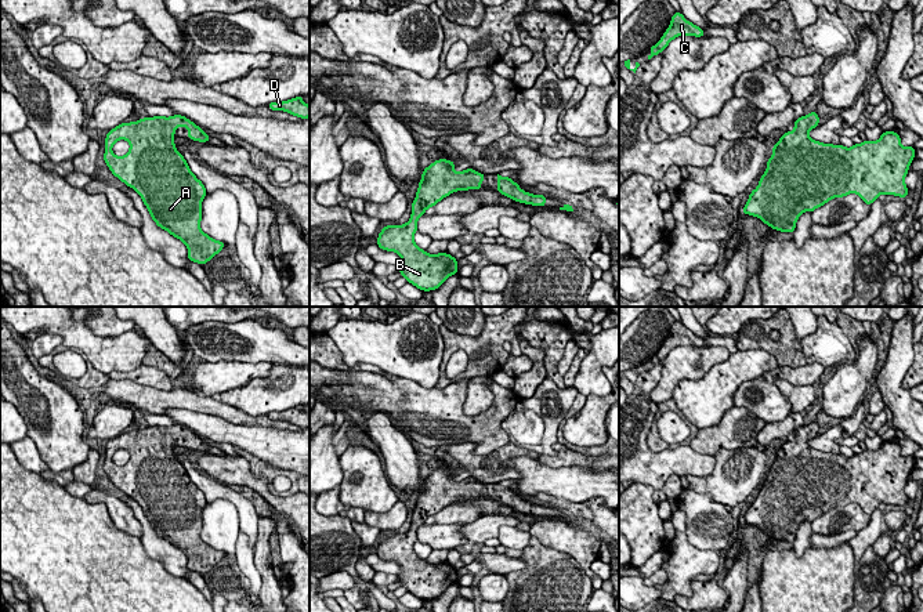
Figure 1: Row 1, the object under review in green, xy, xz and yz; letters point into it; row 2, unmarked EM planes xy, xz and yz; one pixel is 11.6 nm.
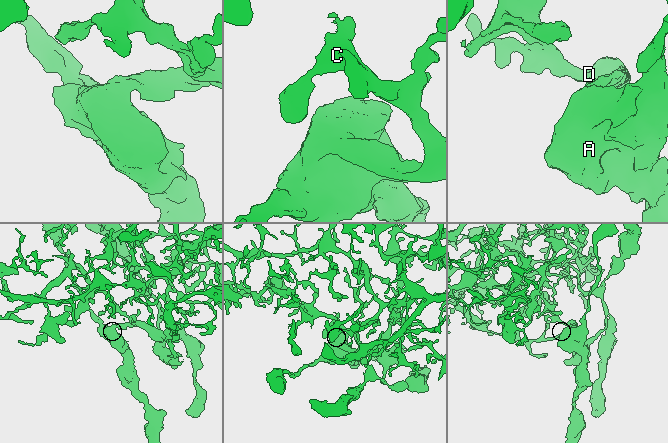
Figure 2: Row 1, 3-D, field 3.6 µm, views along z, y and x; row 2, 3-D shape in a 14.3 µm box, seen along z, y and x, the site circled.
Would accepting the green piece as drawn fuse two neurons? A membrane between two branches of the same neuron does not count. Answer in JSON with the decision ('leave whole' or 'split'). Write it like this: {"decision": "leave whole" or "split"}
{"decision": "leave whole"}

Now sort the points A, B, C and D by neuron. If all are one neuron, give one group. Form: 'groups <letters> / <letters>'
groups A B C D

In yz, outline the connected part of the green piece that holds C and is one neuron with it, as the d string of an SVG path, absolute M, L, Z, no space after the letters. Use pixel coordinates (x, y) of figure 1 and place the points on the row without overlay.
M674 321L670 334L660 350L655 355L649 356L651 363L648 365L648 369L662 362L669 355L669 352L678 345L703 347L705 340L687 330L681 322Z

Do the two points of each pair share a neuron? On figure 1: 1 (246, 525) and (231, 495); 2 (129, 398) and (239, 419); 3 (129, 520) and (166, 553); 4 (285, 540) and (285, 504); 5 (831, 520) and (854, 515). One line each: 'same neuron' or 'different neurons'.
1: same neuron
2: same neuron
3: different neurons
4: different neurons
5: same neuron

